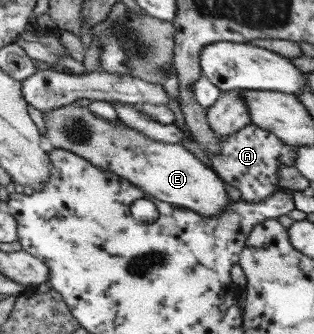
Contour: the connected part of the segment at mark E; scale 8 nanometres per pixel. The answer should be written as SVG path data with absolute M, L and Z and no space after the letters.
M77 102L46 111L43 120L45 136L53 148L69 150L104 172L121 176L162 202L177 204L207 217L218 216L232 203L223 179L182 144L152 140L122 121L114 122L96 116L88 107Z

